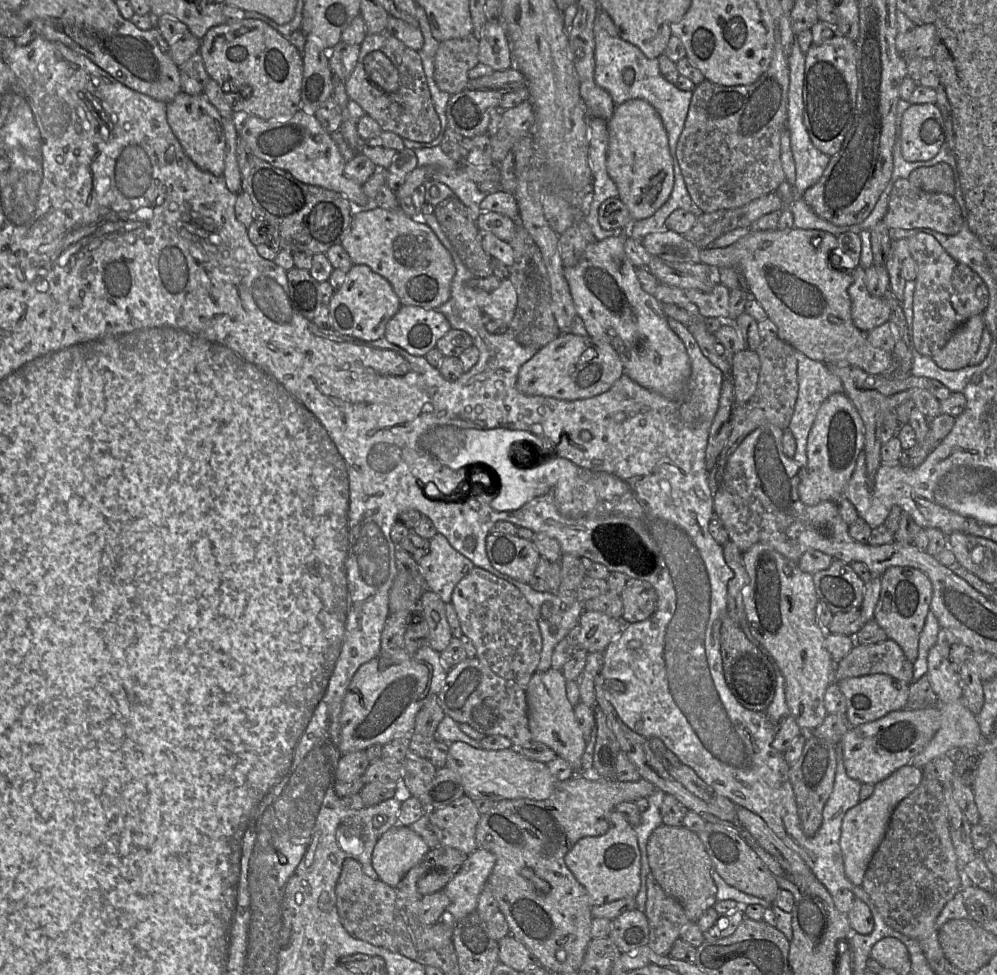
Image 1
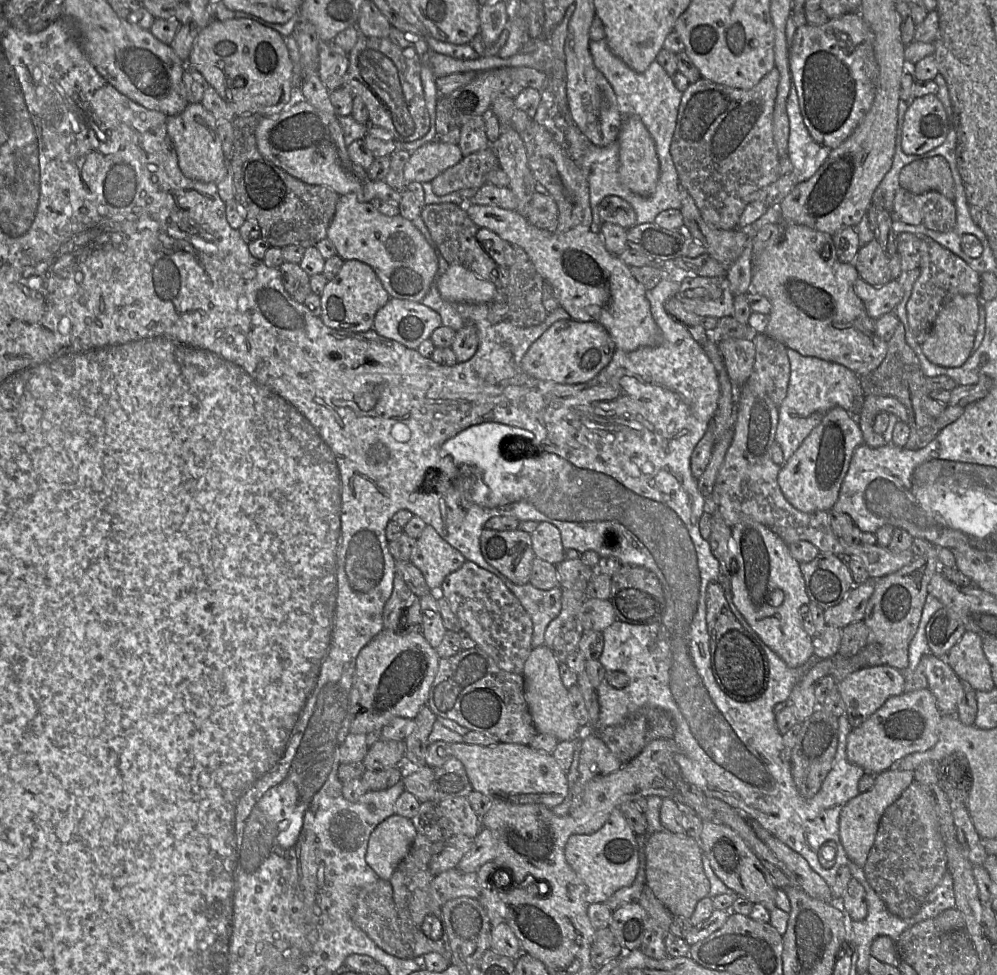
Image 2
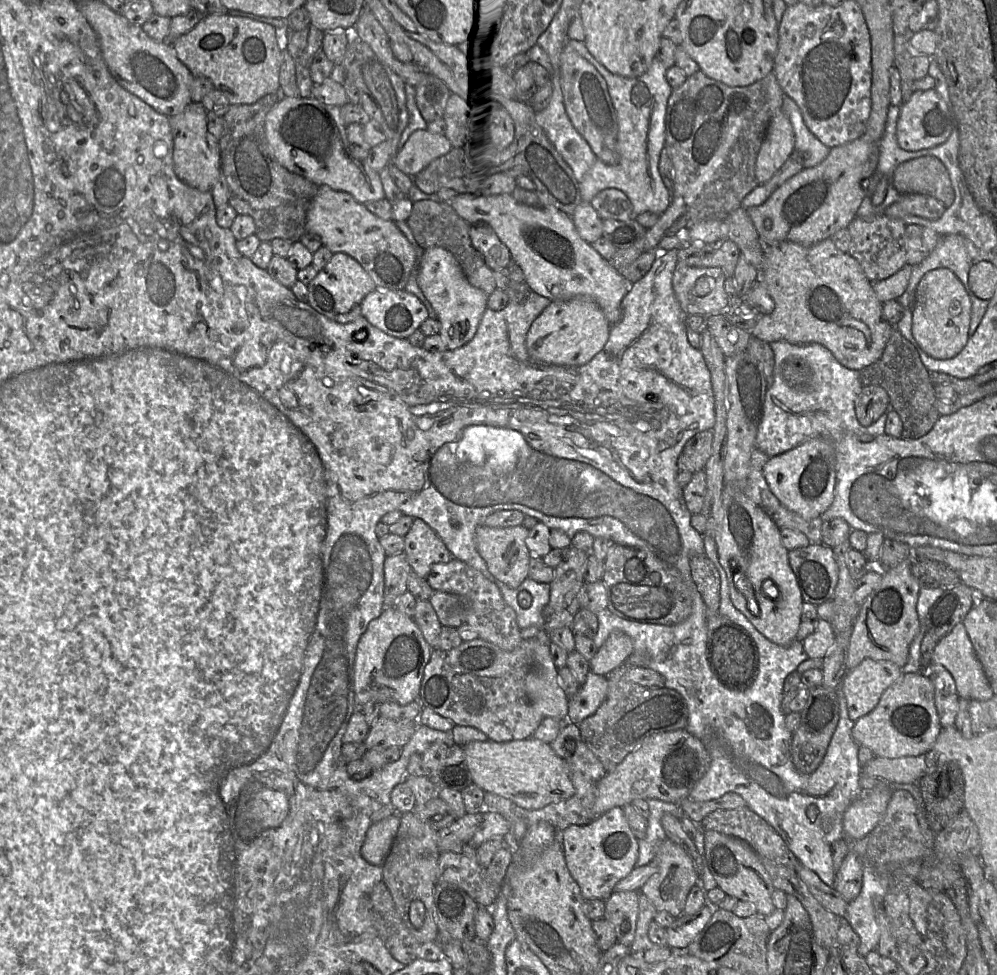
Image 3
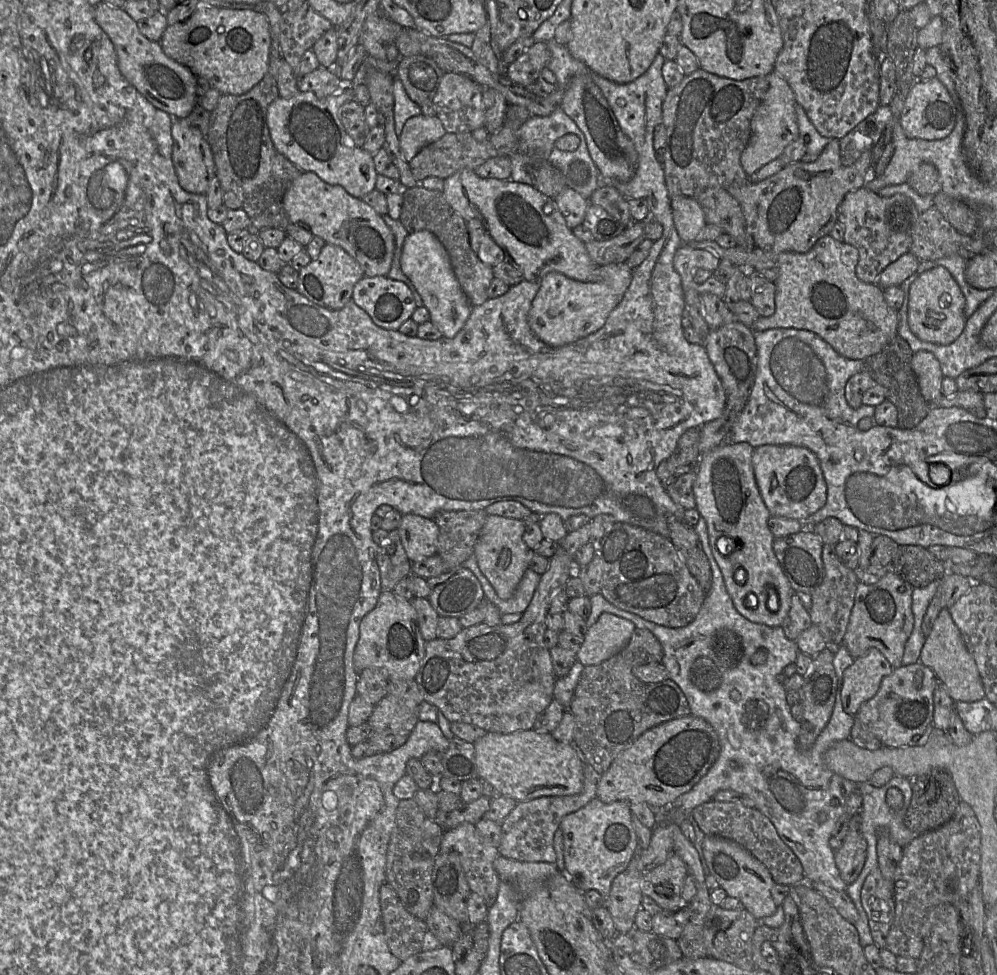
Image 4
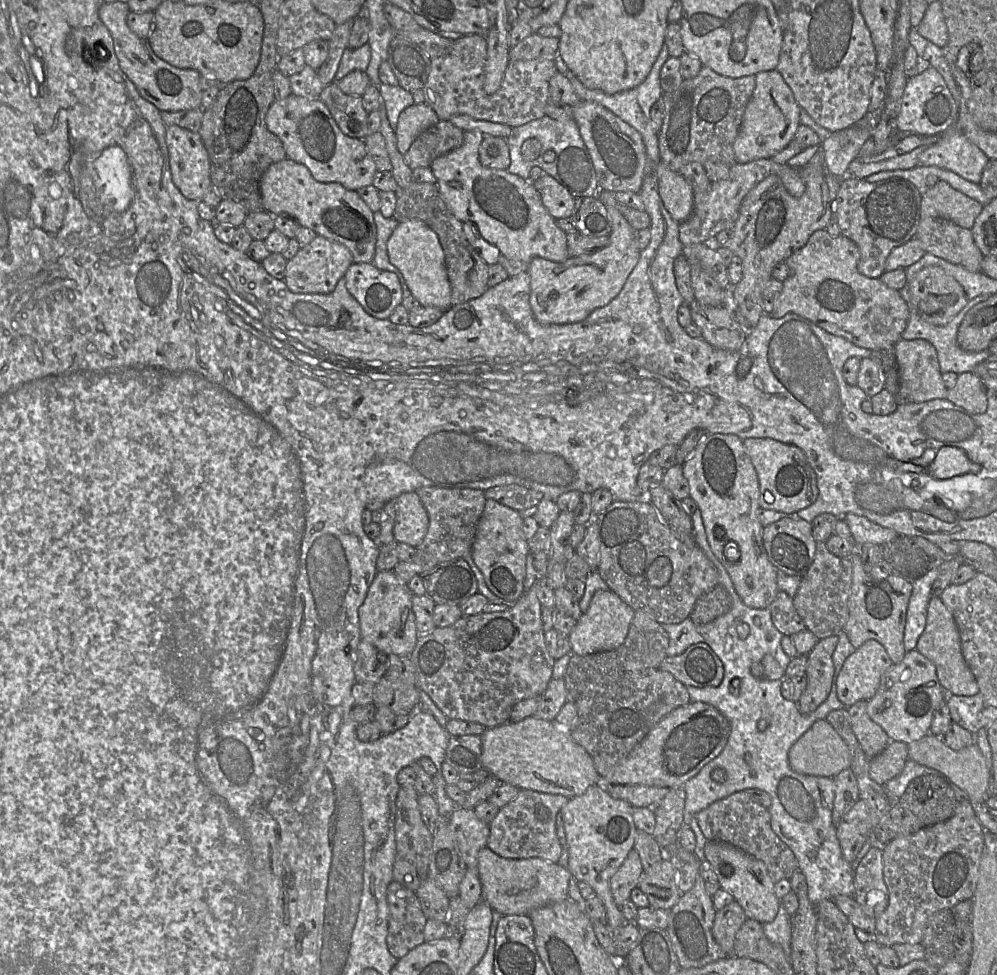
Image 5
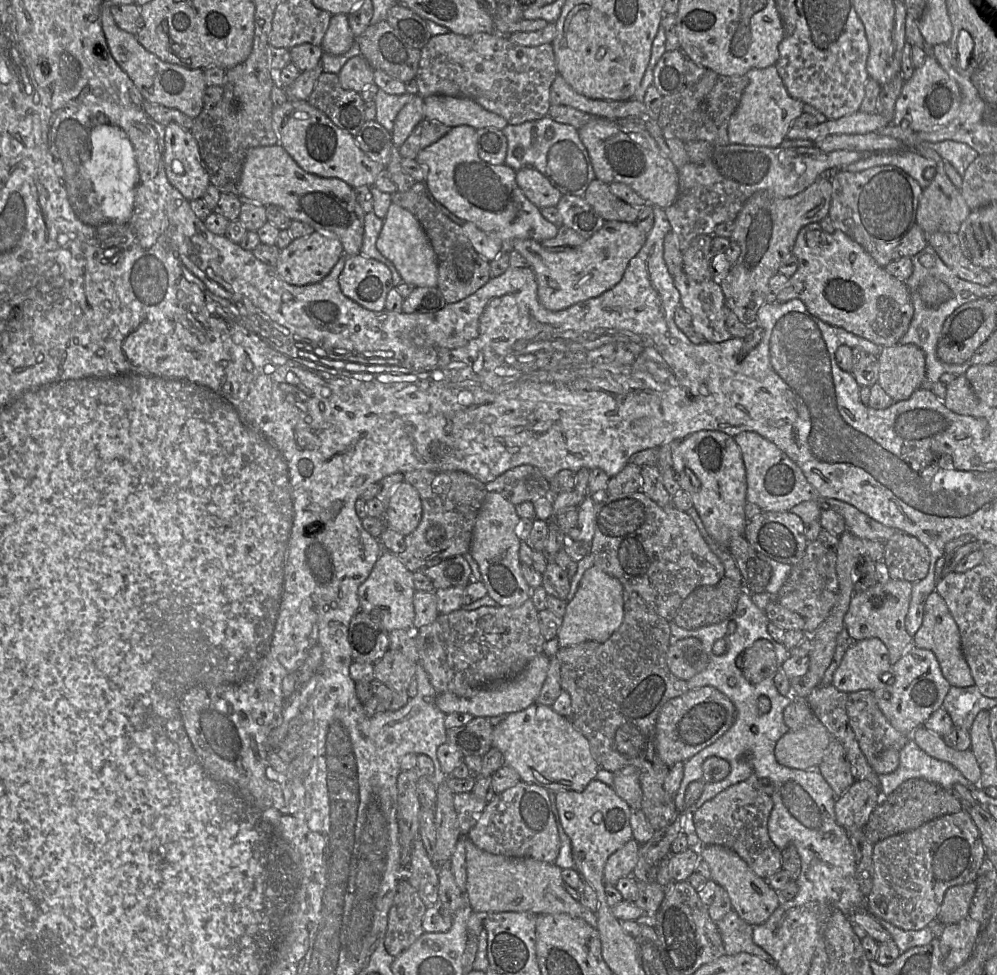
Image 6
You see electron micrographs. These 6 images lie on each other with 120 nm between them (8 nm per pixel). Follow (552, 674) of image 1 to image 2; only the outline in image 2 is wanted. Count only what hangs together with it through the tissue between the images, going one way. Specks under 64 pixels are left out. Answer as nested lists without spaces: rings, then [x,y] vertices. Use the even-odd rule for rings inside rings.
[[[546,645],[533,648],[525,662],[523,676],[525,698],[537,732],[553,735],[558,741],[575,739],[580,725],[575,716],[568,689],[562,682],[558,656],[554,650]]]

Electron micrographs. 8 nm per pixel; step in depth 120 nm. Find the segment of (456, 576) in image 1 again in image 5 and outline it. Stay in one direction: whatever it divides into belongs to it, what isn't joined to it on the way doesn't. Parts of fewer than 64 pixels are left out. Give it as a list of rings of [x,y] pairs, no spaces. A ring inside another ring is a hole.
[[[416,492],[402,493],[395,500],[394,537],[398,543],[417,547],[427,534],[429,517]]]

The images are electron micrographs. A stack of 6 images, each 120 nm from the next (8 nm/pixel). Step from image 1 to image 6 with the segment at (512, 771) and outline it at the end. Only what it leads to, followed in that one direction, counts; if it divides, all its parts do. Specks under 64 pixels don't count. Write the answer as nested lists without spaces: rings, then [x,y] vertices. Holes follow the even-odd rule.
[[[538,703],[521,712],[508,714],[500,724],[493,727],[492,746],[503,754],[505,764],[515,769],[523,782],[552,792],[583,792],[589,782],[596,779],[600,769],[588,740],[572,726],[569,719],[557,714],[551,707]]]

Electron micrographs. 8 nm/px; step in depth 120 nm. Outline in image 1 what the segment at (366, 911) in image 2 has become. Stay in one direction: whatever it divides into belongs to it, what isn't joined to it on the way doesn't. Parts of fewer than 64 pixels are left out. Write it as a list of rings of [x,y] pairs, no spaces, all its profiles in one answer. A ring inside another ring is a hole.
[[[346,859],[336,885],[337,910],[345,930],[354,938],[398,952],[395,934],[396,889],[367,876],[355,859]]]

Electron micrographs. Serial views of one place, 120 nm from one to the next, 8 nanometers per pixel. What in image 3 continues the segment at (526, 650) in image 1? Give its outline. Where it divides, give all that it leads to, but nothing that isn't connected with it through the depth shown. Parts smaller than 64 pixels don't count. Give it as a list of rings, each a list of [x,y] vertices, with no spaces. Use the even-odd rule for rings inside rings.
[[[454,558],[447,563],[434,564],[426,580],[434,591],[457,594],[468,600],[466,623],[476,630],[479,638],[486,640],[506,651],[515,649],[523,640],[515,611],[505,602],[499,587],[487,579],[480,571],[469,566],[465,562]]]

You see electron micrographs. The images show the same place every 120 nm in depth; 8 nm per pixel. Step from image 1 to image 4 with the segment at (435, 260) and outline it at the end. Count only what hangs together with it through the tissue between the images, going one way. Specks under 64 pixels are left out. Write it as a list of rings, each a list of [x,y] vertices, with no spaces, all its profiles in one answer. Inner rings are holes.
[[[413,116],[405,122],[398,137],[401,155],[409,163],[422,148],[439,140],[446,133],[437,116]],[[302,172],[285,191],[283,207],[290,223],[305,227],[326,243],[342,247],[359,263],[365,276],[388,275],[395,251],[394,234],[384,222],[382,216],[360,198],[350,195],[341,185],[328,184],[314,172]]]

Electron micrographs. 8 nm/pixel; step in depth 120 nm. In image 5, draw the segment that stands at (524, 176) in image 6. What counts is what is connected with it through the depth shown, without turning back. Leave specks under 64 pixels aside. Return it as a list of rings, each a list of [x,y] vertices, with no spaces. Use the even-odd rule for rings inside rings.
[[[543,174],[532,182],[539,193],[542,204],[554,217],[570,218],[575,206],[575,198],[558,180],[548,174]]]

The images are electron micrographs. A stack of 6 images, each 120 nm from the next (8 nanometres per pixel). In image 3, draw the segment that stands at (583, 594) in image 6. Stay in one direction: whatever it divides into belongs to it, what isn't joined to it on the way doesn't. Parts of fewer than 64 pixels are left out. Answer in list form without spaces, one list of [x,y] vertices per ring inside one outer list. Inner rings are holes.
[[[613,632],[590,660],[590,671],[606,676],[621,667],[632,653],[632,639],[623,632]]]

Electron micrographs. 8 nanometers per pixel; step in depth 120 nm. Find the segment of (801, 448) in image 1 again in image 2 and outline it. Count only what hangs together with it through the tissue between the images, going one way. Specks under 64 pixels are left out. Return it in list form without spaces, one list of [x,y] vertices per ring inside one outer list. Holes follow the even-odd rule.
[[[787,349],[786,353],[790,375],[786,396],[778,407],[779,419],[775,433],[775,443],[781,447],[785,461],[791,458],[811,430],[832,408],[841,407],[857,416],[861,396],[859,376],[846,367],[816,357],[803,356],[791,349]]]

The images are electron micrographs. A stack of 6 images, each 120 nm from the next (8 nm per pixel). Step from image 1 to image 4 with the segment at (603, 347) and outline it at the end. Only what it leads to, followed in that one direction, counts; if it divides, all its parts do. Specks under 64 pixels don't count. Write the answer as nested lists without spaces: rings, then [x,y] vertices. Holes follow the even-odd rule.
[[[626,262],[599,266],[600,280],[597,282],[577,281],[559,272],[549,272],[541,279],[528,313],[528,325],[540,341],[557,348],[582,339],[604,326],[629,287],[633,270]]]

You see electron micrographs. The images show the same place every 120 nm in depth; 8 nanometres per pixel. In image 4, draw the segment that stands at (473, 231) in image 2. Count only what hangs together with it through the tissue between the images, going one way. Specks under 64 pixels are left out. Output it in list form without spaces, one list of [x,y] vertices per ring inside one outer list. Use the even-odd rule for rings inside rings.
[[[420,184],[407,188],[399,217],[409,233],[420,230],[432,232],[447,250],[454,274],[472,306],[483,304],[489,297],[487,290],[493,280],[492,267],[483,263],[472,250],[464,220],[447,202],[442,191],[429,190]]]

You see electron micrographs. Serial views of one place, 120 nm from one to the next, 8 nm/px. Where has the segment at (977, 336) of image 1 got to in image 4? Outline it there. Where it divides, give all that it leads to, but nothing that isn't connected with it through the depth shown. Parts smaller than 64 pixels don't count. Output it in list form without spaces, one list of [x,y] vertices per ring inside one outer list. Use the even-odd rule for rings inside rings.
[[[943,266],[933,267],[922,272],[910,284],[908,326],[911,332],[924,342],[949,345],[964,330],[965,305],[965,297],[951,273]]]

